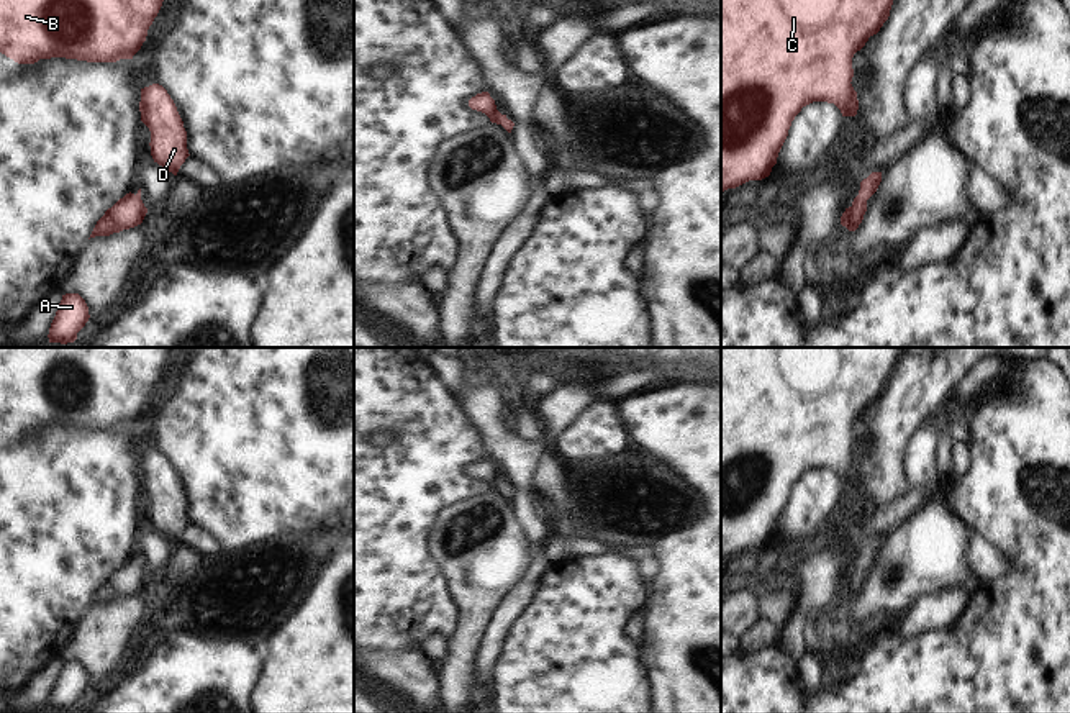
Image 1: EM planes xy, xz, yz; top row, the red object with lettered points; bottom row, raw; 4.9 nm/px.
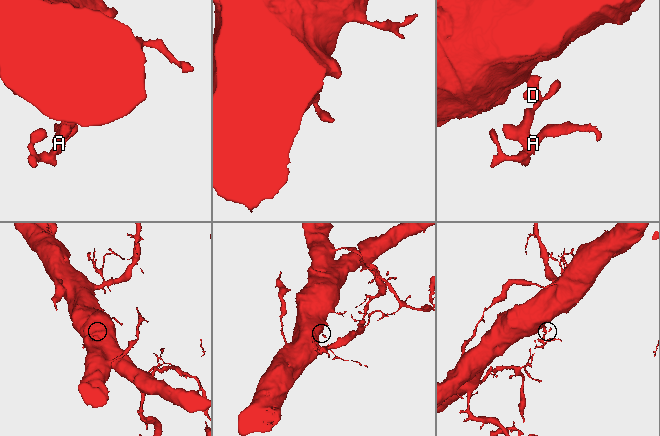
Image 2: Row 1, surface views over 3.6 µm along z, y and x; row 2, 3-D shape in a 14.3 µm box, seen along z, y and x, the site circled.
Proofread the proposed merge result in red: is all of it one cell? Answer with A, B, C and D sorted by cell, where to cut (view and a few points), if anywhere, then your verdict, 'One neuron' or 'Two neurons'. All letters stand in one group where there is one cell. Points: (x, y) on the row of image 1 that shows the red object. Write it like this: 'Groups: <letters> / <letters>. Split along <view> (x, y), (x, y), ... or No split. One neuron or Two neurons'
Groups: A B C D. No split. One neuron

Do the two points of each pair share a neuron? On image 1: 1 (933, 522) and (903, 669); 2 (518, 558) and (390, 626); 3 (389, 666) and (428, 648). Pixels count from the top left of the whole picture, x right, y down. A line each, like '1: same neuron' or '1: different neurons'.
1: different neurons
2: different neurons
3: different neurons

